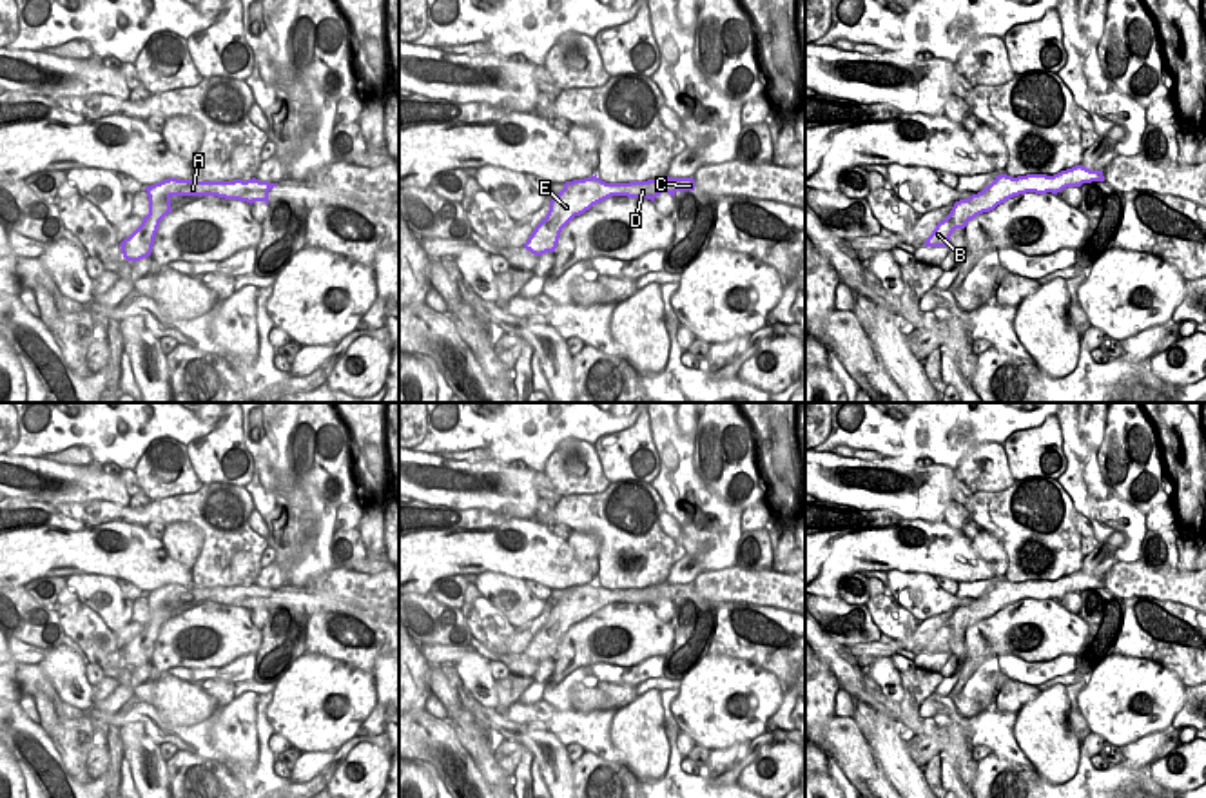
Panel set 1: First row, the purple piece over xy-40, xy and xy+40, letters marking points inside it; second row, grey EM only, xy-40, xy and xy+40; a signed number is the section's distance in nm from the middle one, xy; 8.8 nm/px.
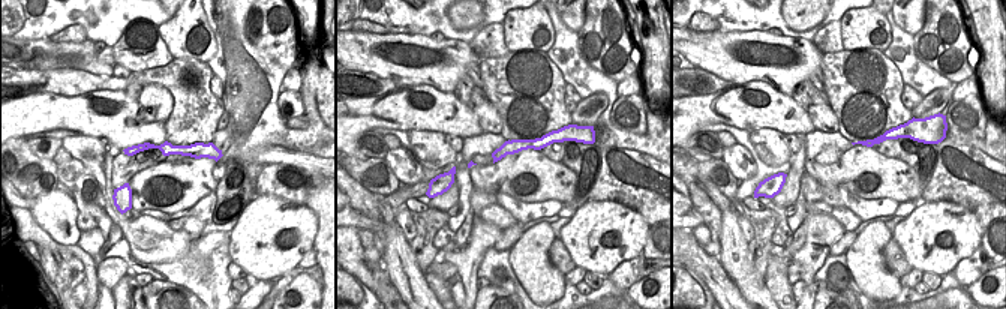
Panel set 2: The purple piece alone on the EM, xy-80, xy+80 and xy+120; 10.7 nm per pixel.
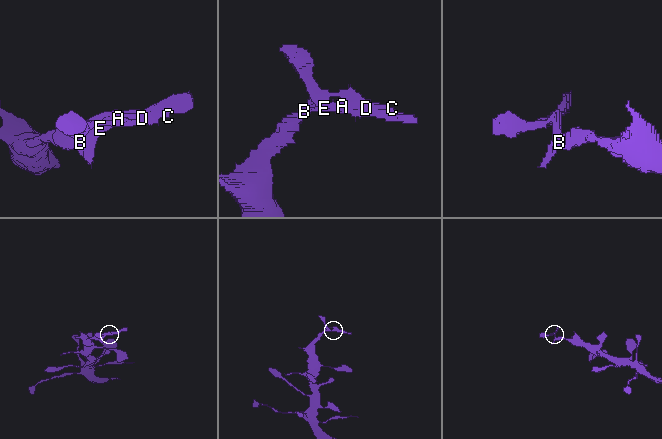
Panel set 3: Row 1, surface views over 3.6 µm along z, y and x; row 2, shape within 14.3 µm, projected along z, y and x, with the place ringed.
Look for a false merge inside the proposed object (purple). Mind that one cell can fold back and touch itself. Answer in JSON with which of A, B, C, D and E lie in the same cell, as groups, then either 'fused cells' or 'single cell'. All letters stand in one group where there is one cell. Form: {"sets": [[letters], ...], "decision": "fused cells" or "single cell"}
{"sets": [["A", "B", "C", "D", "E"]], "decision": "single cell"}

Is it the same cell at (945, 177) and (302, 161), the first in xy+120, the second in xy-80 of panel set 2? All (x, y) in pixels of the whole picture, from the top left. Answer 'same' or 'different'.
different

